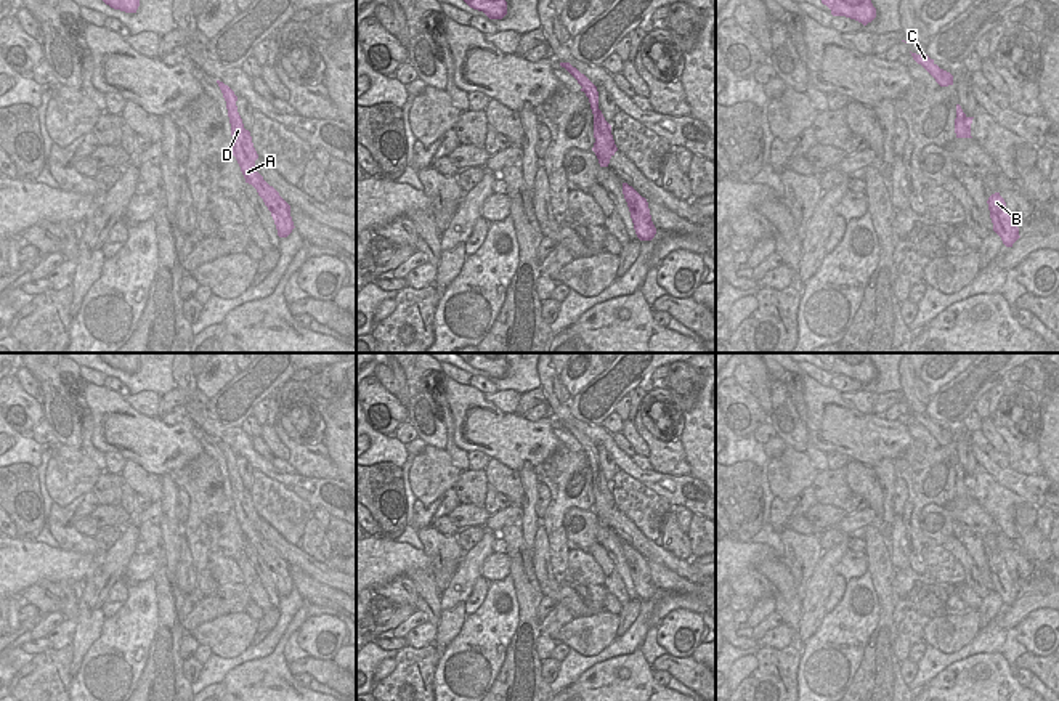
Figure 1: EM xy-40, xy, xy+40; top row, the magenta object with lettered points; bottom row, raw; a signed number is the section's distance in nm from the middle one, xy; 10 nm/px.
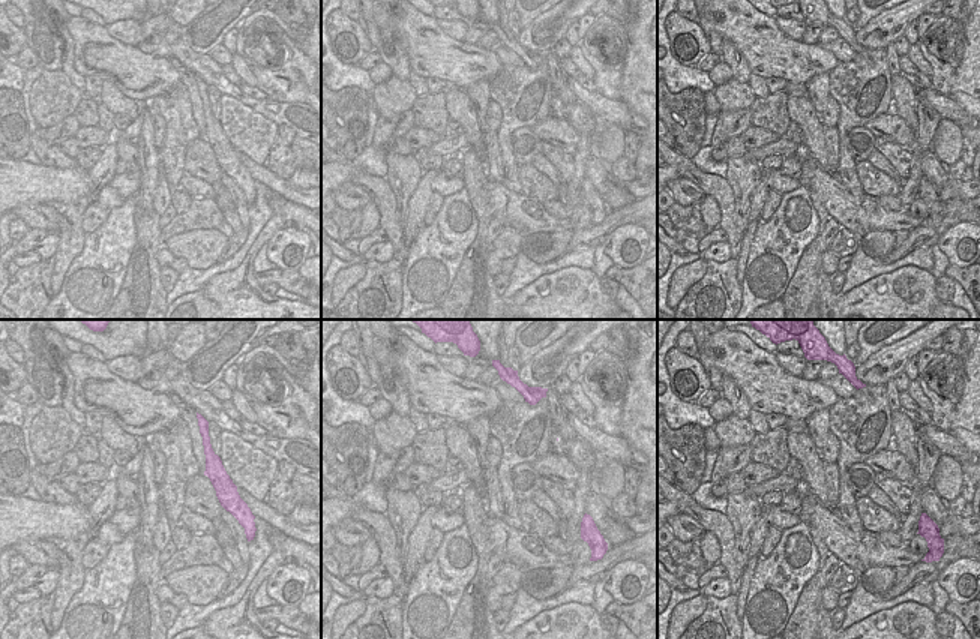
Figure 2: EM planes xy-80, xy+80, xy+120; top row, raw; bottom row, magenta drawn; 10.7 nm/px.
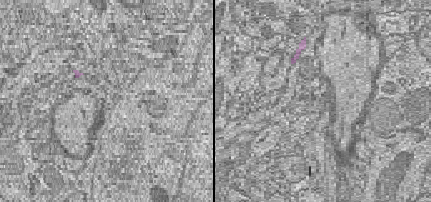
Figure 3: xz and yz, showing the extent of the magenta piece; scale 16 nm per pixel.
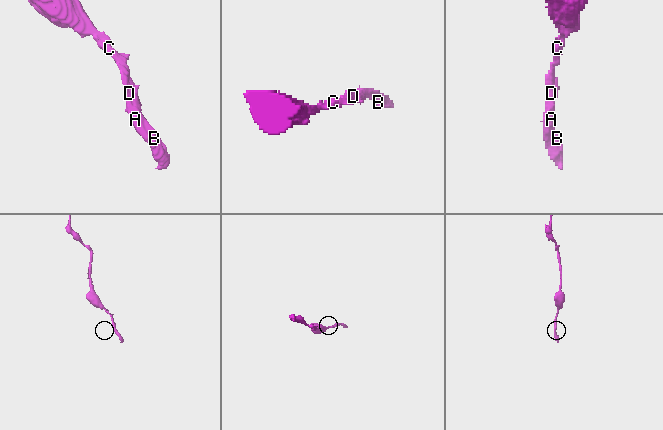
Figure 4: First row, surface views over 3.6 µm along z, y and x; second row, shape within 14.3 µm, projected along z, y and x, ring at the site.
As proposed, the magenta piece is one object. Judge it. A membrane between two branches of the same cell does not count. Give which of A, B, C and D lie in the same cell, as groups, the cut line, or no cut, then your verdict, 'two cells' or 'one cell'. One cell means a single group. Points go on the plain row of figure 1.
groups A B C D; cut none; one cell

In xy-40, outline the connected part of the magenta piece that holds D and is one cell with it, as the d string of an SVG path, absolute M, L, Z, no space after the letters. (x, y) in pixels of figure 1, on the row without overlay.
M217 440L217 443L226 460L233 496L233 515L236 517L241 526L245 542L252 544L257 549L258 555L263 558L265 565L271 571L271 576L278 589L278 595L287 597L295 587L290 576L290 565L255 529L255 520L258 518L258 513L254 507L250 491L244 488L242 478L237 472L237 456L223 441Z

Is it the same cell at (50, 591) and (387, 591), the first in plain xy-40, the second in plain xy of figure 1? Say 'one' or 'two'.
one

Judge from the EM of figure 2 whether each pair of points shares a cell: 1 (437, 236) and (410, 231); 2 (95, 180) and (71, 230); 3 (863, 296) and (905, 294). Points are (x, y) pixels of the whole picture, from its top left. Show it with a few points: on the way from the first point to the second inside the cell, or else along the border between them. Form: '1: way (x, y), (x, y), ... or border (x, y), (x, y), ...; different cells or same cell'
1: border (423, 225), (407, 248); different cells
2: way (90, 192), (74, 212), (74, 218); same cell
3: way (874, 296), (895, 296); same cell

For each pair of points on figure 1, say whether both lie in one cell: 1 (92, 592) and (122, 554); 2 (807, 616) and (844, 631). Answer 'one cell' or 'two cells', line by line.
1: one cell
2: two cells

